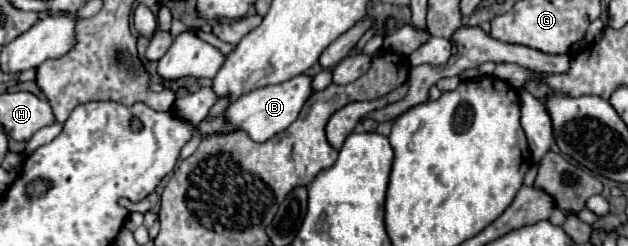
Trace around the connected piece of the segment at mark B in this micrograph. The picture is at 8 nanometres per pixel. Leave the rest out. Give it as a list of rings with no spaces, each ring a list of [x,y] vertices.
[[[297,75],[297,77],[291,77],[277,85],[267,85],[267,87],[255,89],[255,91],[239,97],[235,103],[231,103],[219,117],[215,117],[211,121],[201,121],[199,123],[201,135],[209,137],[209,135],[217,135],[217,133],[231,133],[237,129],[245,129],[253,141],[263,143],[263,141],[271,139],[273,135],[285,131],[297,119],[299,111],[303,109],[303,105],[307,103],[307,99],[313,93],[311,81],[313,81],[313,77],[309,77],[309,75]]]

